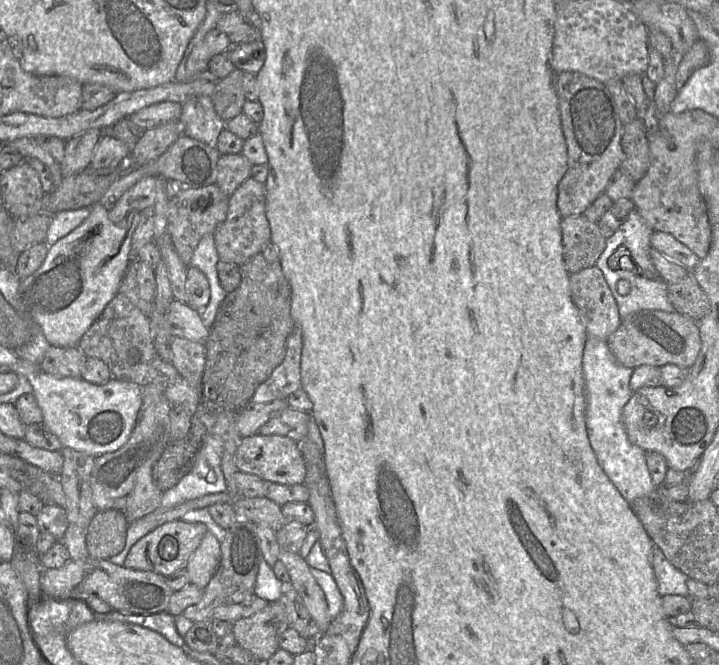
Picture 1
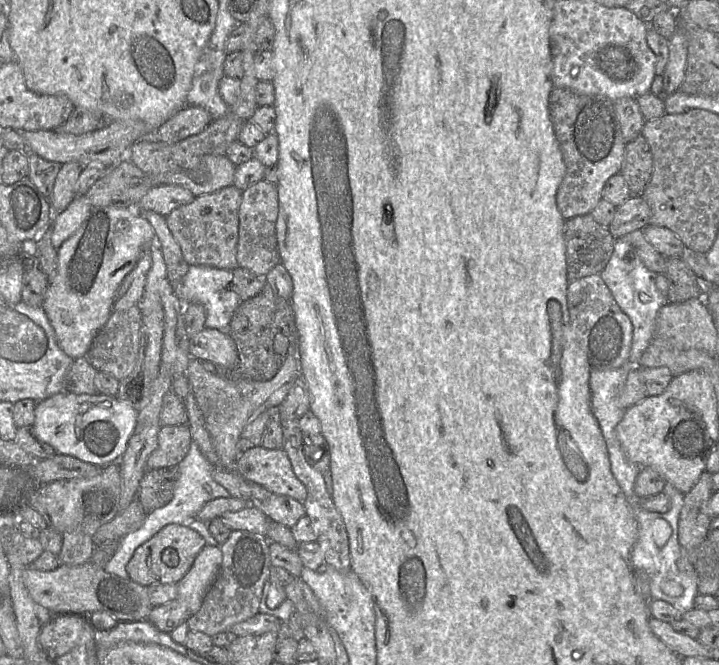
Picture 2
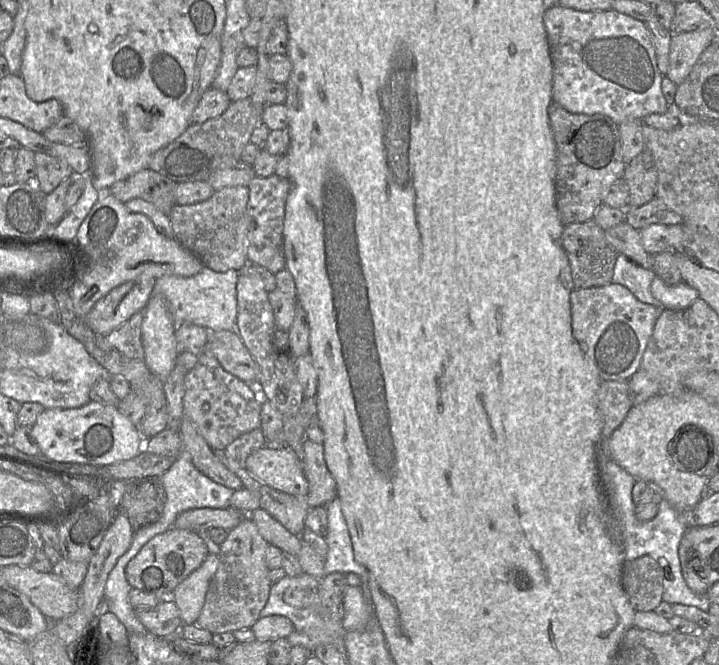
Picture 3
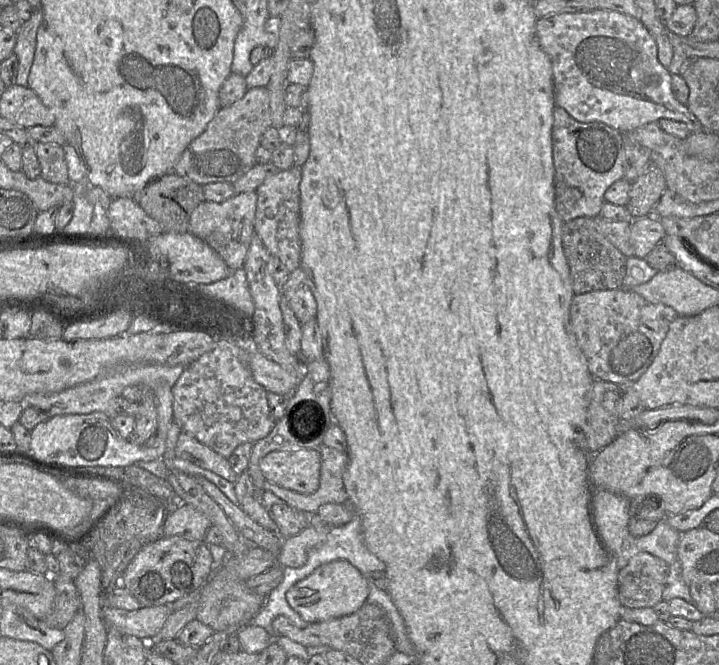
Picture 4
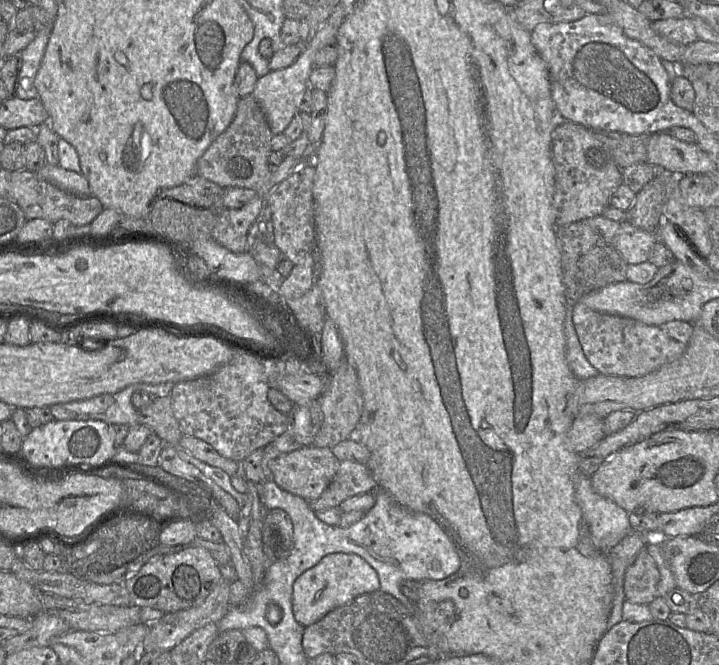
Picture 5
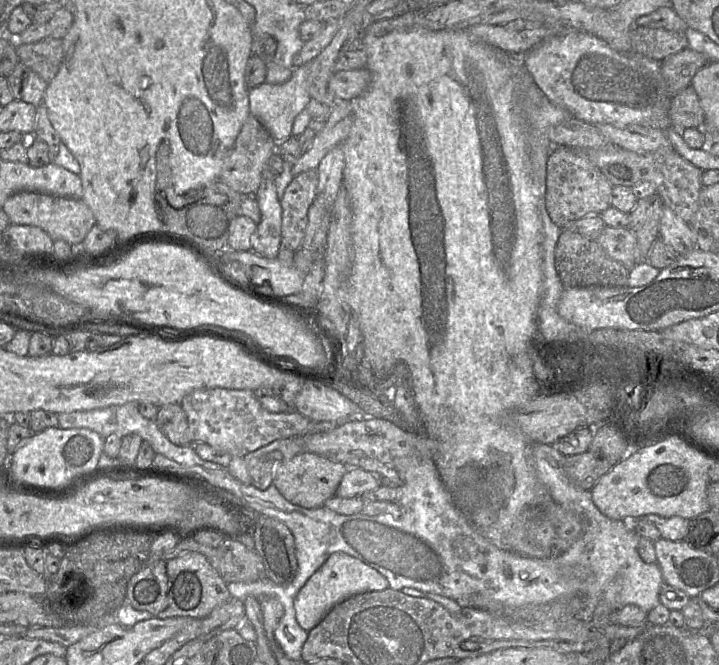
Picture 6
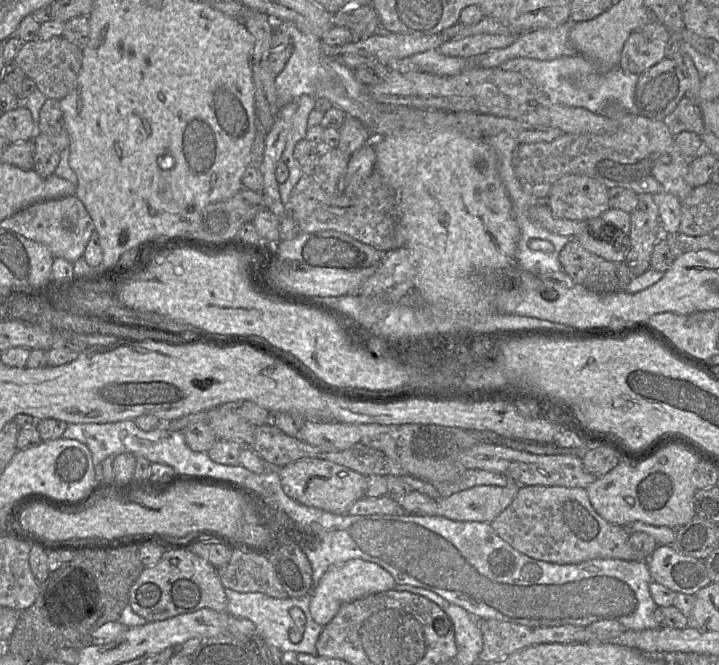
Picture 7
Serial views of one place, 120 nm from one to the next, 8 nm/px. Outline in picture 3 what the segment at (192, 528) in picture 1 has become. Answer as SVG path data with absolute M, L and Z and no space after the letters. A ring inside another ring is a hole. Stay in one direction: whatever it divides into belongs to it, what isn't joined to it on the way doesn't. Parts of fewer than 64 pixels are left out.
M173 527L157 534L142 547L128 563L126 578L132 588L164 600L169 598L174 589L202 565L208 554L207 545L196 532Z

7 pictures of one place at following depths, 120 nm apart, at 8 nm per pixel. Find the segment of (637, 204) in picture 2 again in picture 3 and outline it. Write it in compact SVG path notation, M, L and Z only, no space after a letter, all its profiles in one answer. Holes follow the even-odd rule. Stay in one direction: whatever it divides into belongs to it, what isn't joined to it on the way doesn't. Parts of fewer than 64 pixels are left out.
M654 197L646 204L625 209L625 222L637 230L650 224L667 226L682 223L682 217L670 210L660 199Z

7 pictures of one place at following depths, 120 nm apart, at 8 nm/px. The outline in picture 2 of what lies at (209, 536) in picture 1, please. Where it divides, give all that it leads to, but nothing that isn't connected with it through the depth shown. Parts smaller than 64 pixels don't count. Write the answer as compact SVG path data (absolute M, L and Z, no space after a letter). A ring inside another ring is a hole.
M206 544L177 585L177 599L188 609L188 617L197 613L222 563L220 545Z

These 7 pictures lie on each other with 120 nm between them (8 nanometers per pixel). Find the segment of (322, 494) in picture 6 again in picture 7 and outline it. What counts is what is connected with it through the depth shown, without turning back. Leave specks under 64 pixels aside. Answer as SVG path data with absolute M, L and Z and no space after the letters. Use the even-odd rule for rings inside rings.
M303 458L290 463L280 468L278 474L282 489L287 496L305 506L318 508L334 514L347 514L352 505L365 496L367 489L367 477L363 474L329 460L319 458Z

